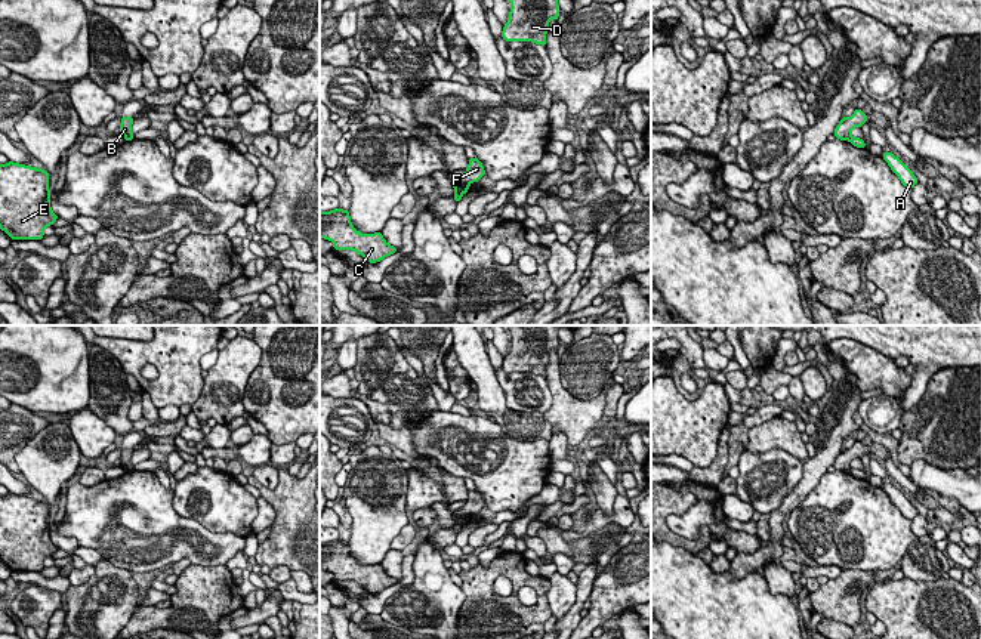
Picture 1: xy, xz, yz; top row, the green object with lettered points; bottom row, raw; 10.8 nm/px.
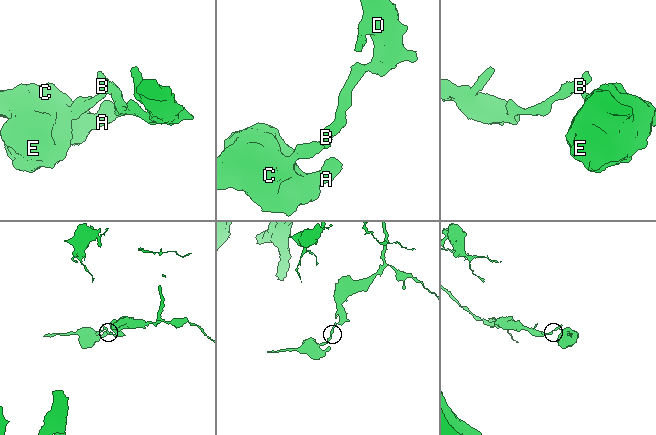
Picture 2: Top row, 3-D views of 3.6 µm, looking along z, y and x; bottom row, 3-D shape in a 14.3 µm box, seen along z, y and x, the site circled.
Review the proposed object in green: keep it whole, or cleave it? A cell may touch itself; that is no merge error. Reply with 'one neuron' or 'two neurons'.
two neurons

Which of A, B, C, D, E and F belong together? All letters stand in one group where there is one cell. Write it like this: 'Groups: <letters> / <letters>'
Groups: A C E / B D F

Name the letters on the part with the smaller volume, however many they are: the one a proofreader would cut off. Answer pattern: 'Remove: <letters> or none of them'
Remove: A, C, E

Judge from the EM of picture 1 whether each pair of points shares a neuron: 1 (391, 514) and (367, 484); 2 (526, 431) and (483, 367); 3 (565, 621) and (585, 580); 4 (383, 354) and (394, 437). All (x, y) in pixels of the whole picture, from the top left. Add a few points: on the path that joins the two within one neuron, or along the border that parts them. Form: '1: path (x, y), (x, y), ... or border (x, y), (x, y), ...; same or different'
1: path (383, 506), (375, 497), (375, 491); same
2: path (509, 419), (491, 401), (487, 383); same
3: path (576, 611), (583, 590); same
4: path (385, 374), (397, 386), (397, 416); same

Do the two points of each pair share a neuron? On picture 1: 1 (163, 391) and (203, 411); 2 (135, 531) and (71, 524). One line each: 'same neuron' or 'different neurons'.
1: different neurons
2: same neuron

